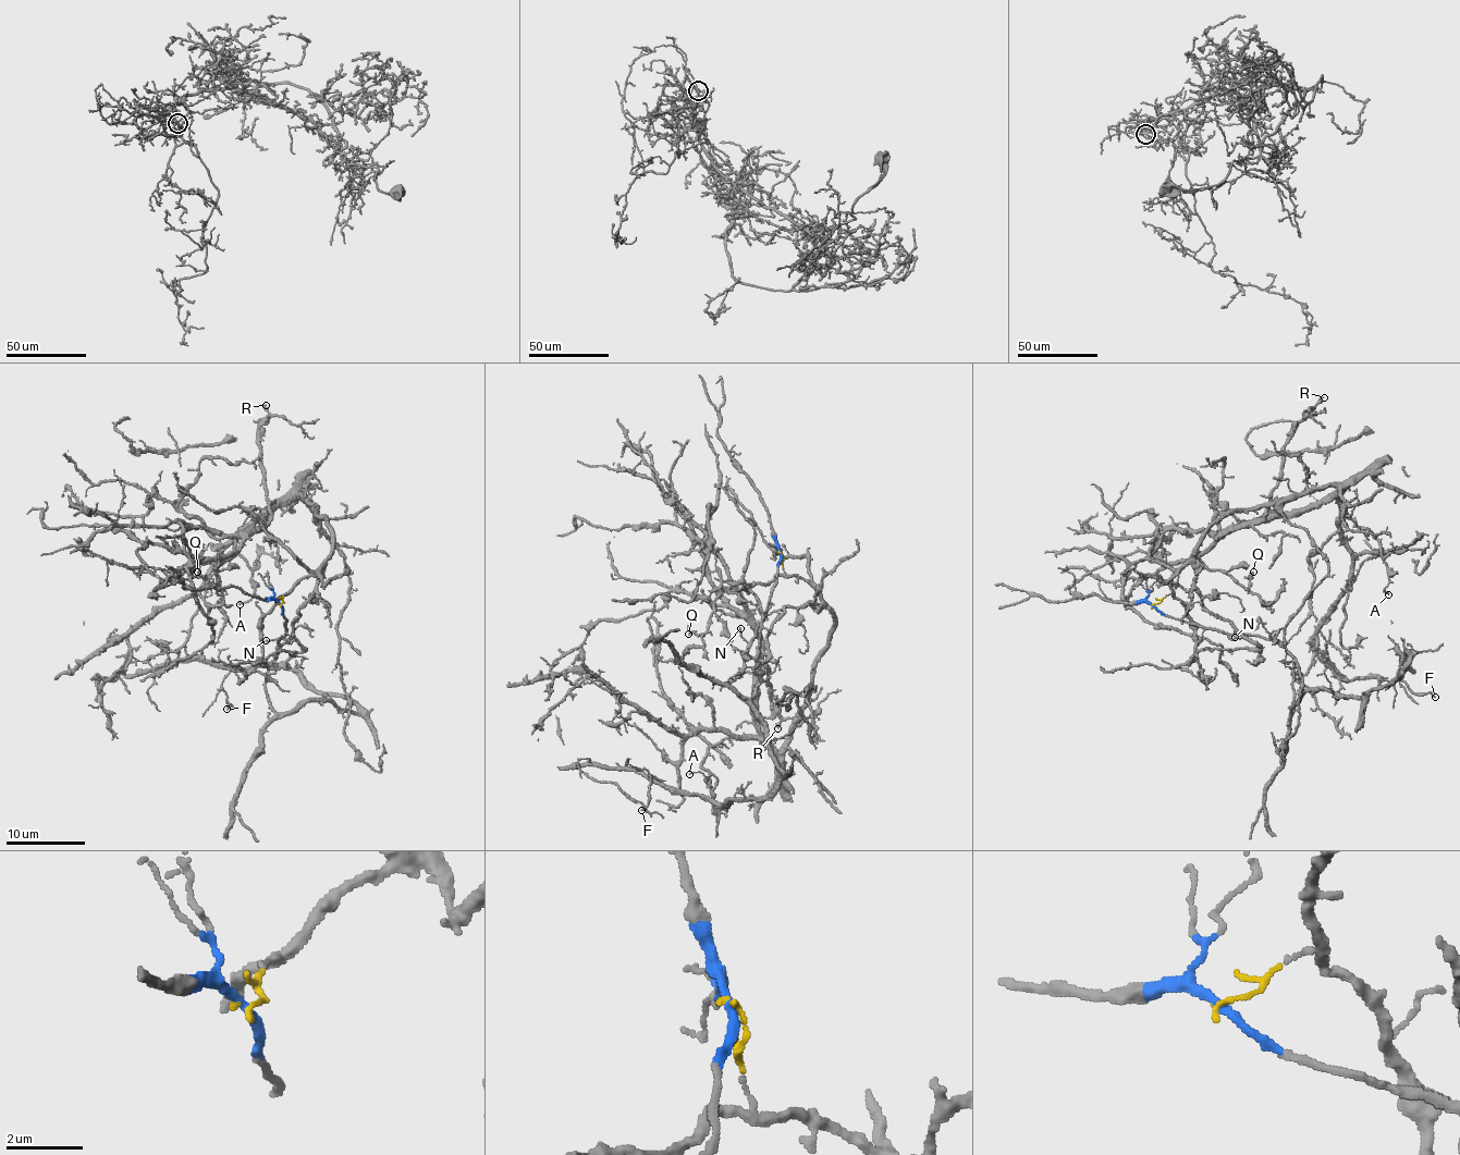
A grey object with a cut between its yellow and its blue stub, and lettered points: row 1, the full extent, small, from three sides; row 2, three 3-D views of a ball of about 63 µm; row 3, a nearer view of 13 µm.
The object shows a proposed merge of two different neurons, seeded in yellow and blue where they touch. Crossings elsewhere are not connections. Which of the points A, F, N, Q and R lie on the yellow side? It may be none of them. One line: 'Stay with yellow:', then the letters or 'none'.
Stay with yellow: A, Q, R

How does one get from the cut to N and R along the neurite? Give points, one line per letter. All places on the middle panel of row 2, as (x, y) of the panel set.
N: (780, 552), (778, 573), (763, 622), (749, 641), (740, 636), (741, 627)
R: (780, 552), (784, 570), (831, 607), (836, 625), (780, 749), (760, 730), (759, 673), (770, 668), (777, 728)

